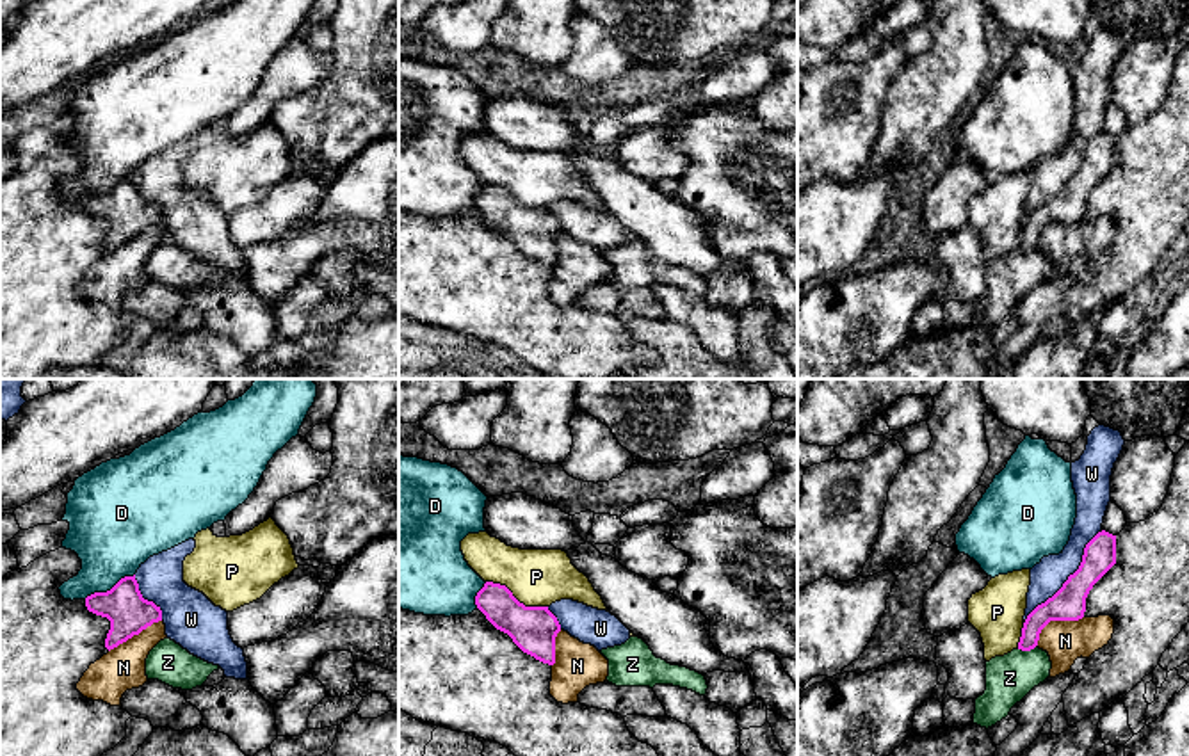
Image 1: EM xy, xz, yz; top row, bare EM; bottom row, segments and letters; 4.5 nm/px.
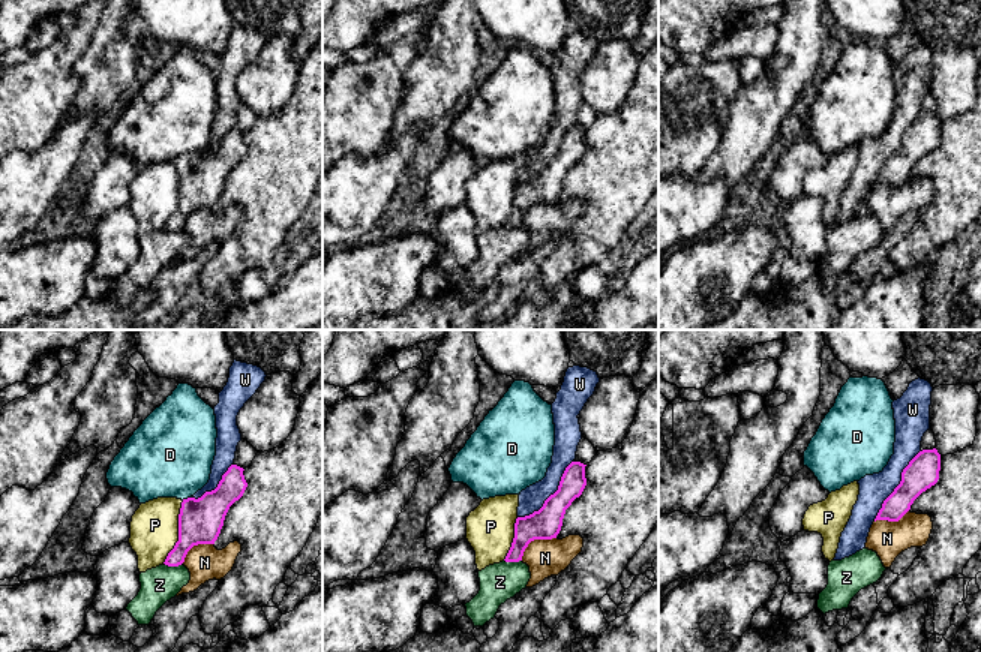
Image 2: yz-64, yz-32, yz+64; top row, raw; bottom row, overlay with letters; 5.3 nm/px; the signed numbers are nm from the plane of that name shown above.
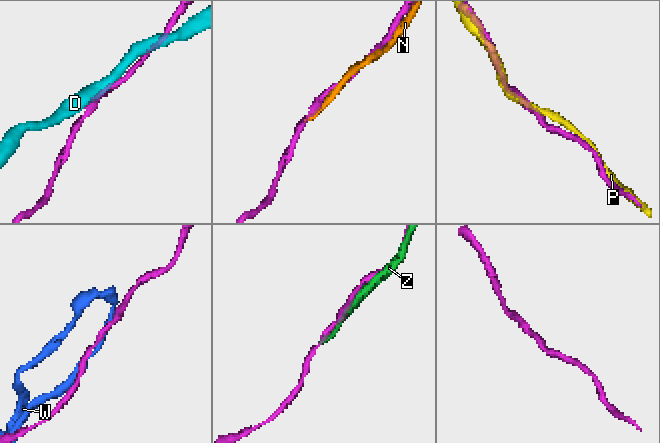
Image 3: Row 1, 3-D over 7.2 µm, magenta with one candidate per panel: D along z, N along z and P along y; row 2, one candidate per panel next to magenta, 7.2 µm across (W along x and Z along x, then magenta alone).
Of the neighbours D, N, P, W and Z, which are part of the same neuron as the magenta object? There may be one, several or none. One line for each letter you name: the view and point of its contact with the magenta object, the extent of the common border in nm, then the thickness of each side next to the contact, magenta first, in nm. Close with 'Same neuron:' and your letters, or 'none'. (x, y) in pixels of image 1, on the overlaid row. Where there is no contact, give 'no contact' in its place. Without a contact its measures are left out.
Same neuron: none

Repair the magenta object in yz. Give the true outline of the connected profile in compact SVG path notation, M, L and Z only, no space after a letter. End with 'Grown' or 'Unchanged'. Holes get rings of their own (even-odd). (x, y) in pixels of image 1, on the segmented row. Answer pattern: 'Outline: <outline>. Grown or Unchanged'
Outline: M1102 530L1084 548L1079 569L1063 587L1038 605L1025 619L1018 649L1038 646L1041 630L1050 621L1079 621L1086 612L1086 598L1093 585L1116 564L1116 535Z. Unchanged

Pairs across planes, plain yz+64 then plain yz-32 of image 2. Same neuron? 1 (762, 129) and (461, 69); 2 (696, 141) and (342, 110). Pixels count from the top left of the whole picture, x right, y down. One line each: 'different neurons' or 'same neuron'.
1: same neuron
2: same neuron

